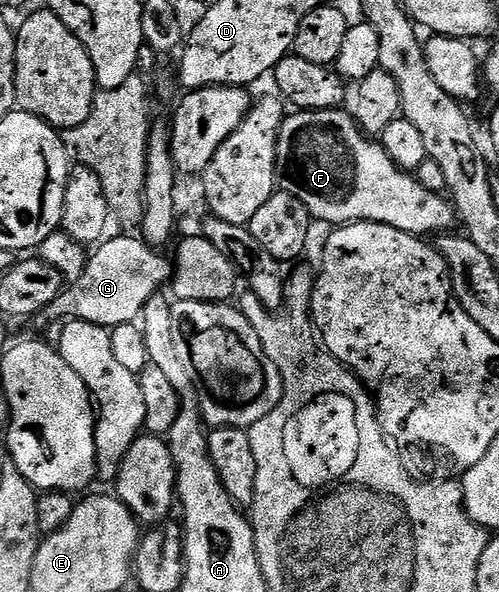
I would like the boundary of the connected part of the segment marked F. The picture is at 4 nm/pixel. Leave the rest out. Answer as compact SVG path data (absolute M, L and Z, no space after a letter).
M344 108L296 110L285 117L276 145L279 189L302 200L313 219L332 222L333 227L347 226L350 222L377 222L417 236L451 231L448 229L458 222L456 208L451 201L443 193L435 194L422 188L422 184L411 173L399 170L379 141L365 134L355 117L346 111Z

